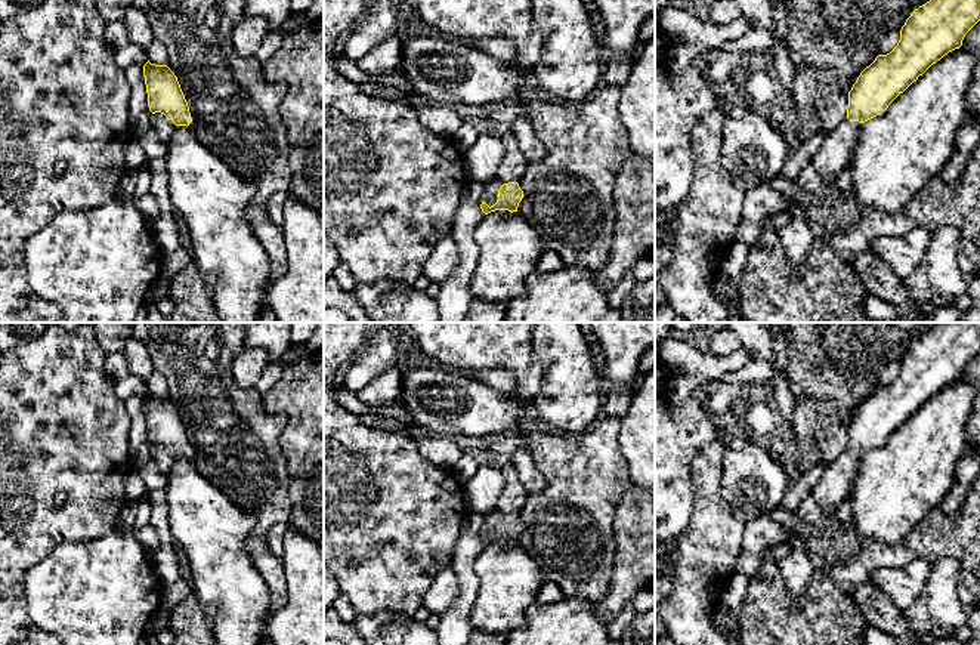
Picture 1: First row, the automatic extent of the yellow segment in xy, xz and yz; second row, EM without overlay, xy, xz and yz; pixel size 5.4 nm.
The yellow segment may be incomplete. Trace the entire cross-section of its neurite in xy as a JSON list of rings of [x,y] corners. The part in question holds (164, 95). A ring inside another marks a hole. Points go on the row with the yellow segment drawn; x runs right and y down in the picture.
[[[148,61],[143,65],[143,75],[152,127],[167,145],[176,126],[188,127],[192,121],[188,102],[177,77],[167,65],[155,65]]]

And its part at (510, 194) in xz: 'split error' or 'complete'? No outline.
split error

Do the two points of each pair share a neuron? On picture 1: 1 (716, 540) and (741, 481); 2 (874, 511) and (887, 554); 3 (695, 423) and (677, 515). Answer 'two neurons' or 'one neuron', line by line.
1: two neurons
2: two neurons
3: one neuron

